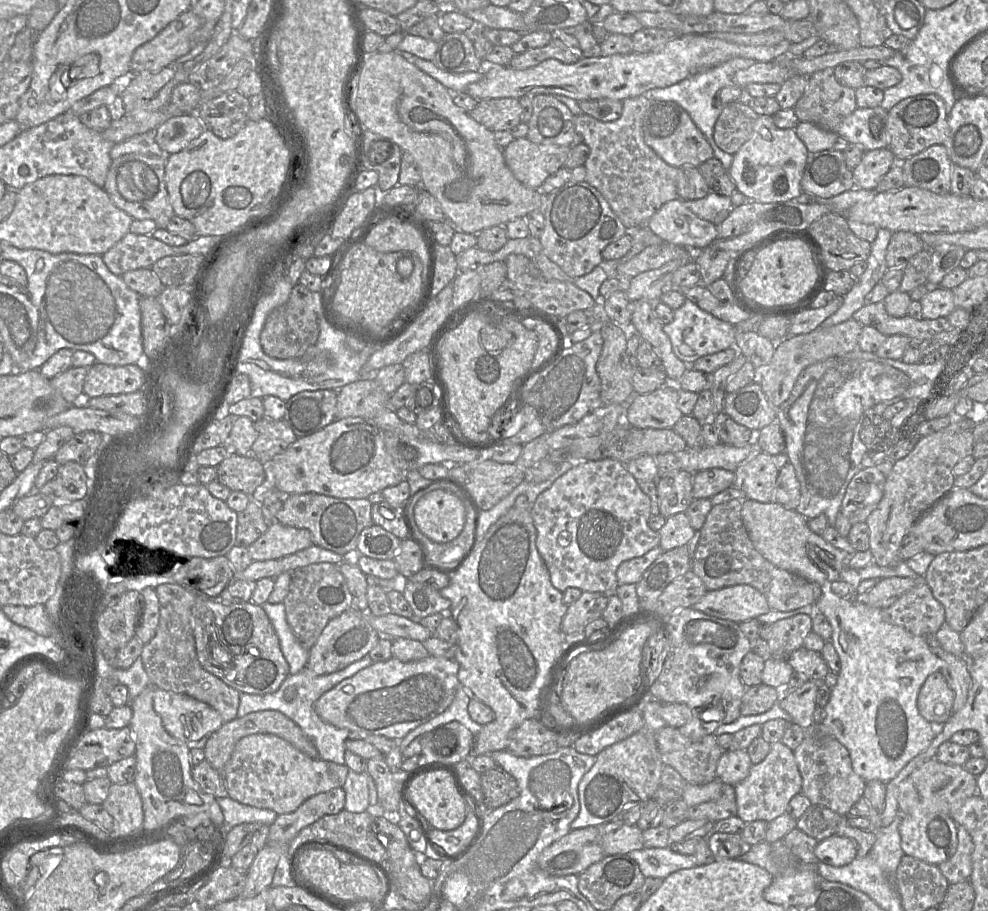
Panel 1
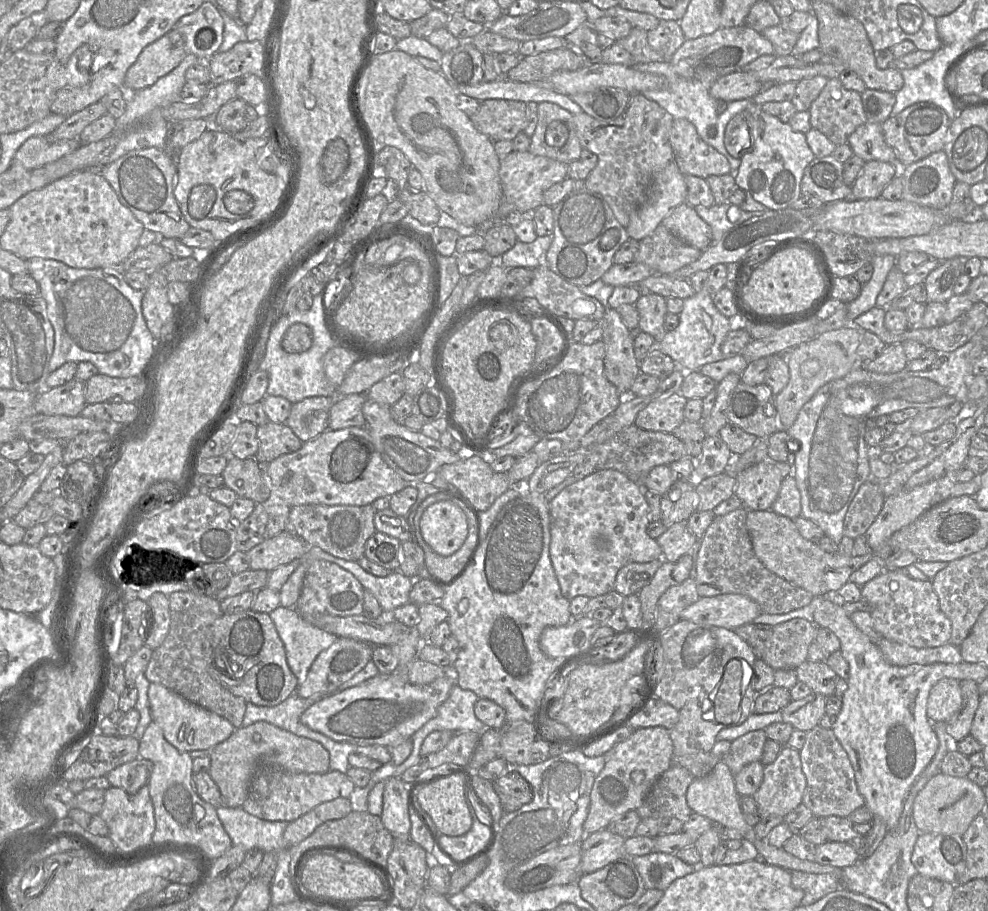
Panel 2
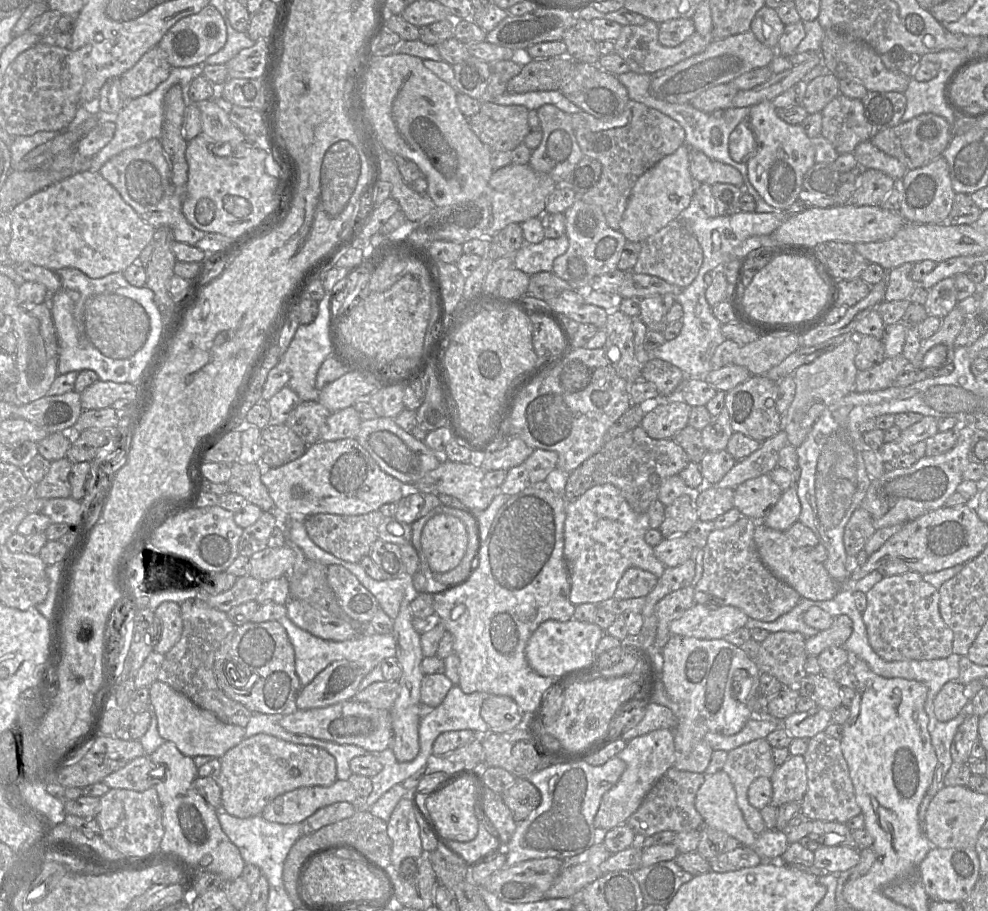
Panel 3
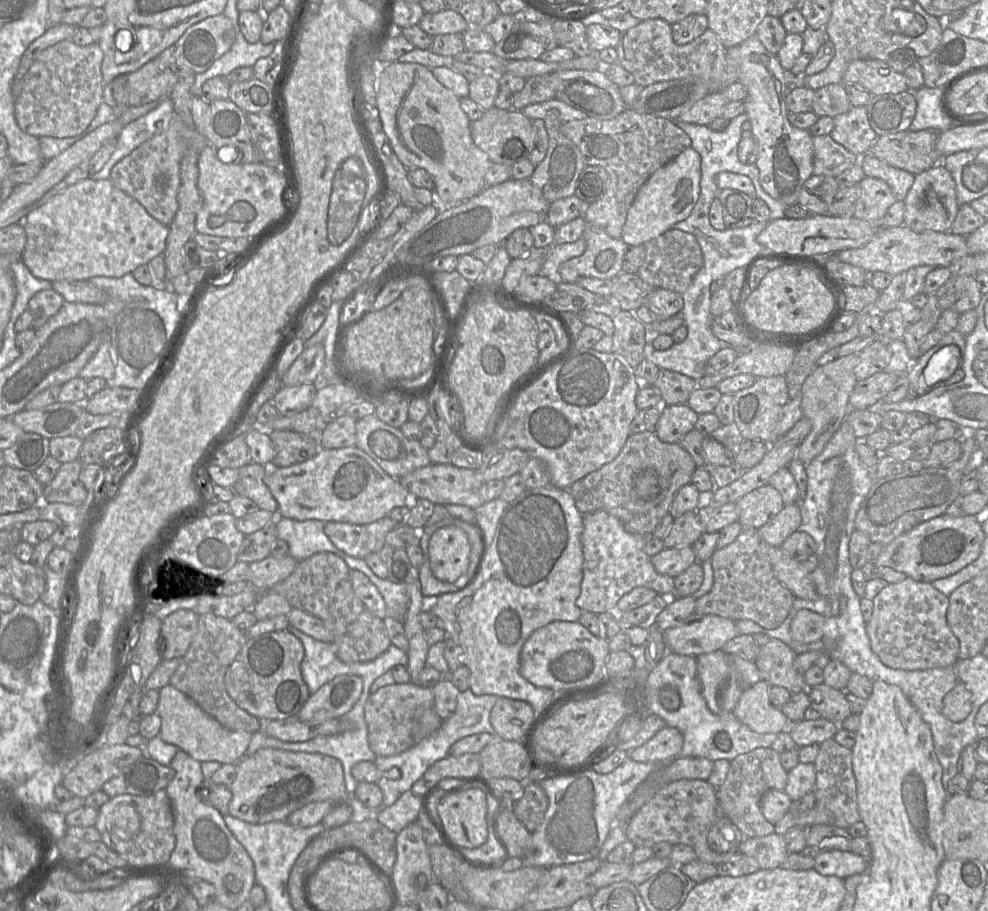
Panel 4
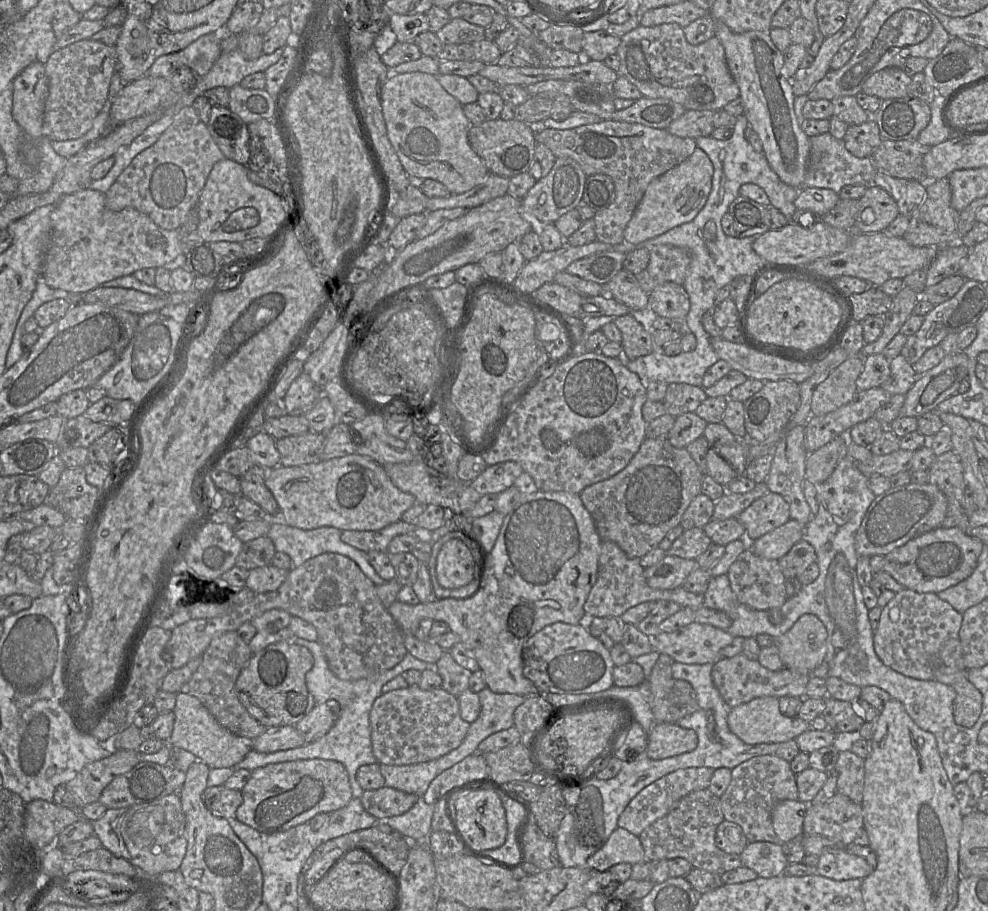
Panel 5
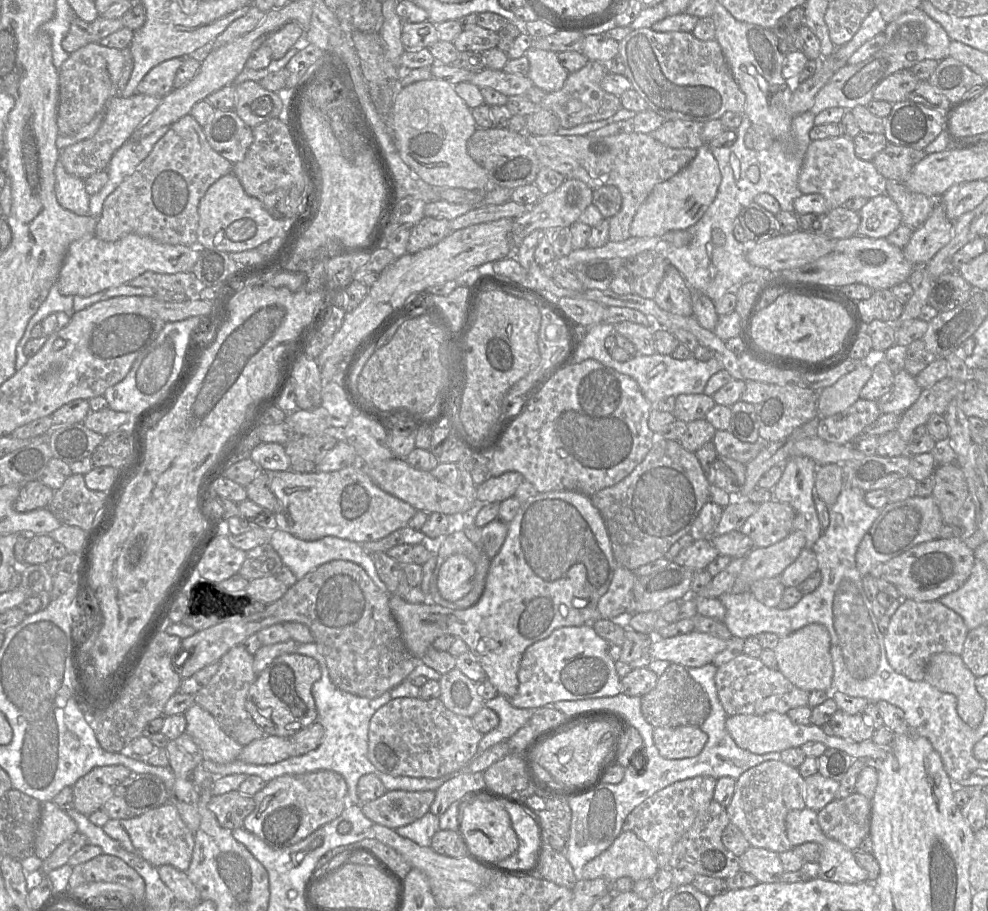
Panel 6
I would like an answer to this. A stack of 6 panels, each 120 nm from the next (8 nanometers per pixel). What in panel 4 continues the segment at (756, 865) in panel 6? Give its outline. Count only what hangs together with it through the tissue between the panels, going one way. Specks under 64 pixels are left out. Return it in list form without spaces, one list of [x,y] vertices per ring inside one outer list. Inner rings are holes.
[[[778,833],[746,838],[740,848],[743,855],[756,859],[760,869],[764,870],[781,867],[788,855],[784,835]]]

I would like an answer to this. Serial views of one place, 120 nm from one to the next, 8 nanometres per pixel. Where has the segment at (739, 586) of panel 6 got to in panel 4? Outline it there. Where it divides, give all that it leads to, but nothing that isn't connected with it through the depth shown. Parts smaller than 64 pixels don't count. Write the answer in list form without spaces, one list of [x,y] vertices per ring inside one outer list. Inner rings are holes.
[[[789,504],[758,529],[758,532],[770,546],[781,547],[788,536],[799,530],[801,522],[802,515],[799,505]]]

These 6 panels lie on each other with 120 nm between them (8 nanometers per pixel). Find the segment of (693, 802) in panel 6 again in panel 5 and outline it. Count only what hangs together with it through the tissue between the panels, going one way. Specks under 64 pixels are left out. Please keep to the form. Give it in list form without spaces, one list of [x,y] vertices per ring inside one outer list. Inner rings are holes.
[[[698,767],[678,769],[663,776],[643,788],[630,801],[618,819],[618,827],[626,828],[634,835],[639,836],[648,826],[667,815],[687,794],[697,790],[708,789],[713,774],[713,768]]]

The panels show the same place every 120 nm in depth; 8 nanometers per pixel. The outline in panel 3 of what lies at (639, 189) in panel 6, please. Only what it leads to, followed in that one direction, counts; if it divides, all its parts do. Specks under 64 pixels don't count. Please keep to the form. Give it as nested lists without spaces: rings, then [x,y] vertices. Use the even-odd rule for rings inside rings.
[[[630,100],[625,110],[614,119],[600,120],[580,111],[571,115],[571,121],[583,155],[598,160],[602,166],[597,184],[579,197],[589,204],[599,206],[608,226],[619,230],[636,181],[660,160],[673,154],[680,146],[686,145],[685,131],[669,116],[633,100]]]

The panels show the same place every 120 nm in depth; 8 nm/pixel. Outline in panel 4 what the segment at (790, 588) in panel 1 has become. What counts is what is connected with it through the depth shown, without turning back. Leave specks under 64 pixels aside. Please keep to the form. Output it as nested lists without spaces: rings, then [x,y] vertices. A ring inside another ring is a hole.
[[[744,528],[731,544],[716,549],[710,560],[713,569],[713,585],[708,593],[696,600],[695,612],[717,615],[734,622],[751,620],[766,629],[776,629],[781,626],[790,614],[795,596],[775,577],[768,557],[769,547],[770,545],[761,538],[758,529]]]

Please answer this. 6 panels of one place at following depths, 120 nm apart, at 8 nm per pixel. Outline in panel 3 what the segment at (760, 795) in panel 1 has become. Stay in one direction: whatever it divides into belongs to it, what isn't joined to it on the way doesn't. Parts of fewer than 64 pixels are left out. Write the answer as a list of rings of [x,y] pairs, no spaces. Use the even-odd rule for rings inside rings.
[[[791,755],[782,765],[776,767],[770,781],[773,788],[771,806],[780,807],[788,802],[802,801],[808,787],[807,767],[804,757],[802,755]]]

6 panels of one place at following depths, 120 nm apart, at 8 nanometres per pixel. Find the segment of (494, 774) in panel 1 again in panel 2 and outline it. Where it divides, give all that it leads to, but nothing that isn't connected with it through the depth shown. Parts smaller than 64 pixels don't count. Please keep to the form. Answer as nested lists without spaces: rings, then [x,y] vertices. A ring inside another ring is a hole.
[[[512,768],[493,781],[493,788],[504,813],[518,810],[533,798],[531,785]]]

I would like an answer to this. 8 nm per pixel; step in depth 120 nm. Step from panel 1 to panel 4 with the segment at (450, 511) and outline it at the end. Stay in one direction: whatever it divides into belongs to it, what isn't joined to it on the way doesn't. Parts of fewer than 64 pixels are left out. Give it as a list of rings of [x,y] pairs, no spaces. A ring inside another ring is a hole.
[[[450,525],[437,529],[430,537],[428,544],[430,568],[434,576],[447,583],[457,582],[461,586],[470,572],[470,543],[467,534],[459,527]]]

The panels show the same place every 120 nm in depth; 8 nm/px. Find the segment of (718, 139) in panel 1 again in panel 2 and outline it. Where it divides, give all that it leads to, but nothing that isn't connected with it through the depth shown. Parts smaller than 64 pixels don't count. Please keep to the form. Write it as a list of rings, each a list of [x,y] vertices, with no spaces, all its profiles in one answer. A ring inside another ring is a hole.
[[[748,111],[738,113],[728,122],[724,132],[724,145],[727,152],[736,159],[752,151],[754,118]]]

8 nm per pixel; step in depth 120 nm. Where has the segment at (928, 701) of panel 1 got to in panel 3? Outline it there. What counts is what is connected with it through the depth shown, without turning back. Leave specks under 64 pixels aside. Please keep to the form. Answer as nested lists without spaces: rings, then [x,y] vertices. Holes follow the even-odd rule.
[[[958,681],[946,683],[934,700],[934,713],[939,721],[945,722],[955,718],[969,703],[965,686]]]

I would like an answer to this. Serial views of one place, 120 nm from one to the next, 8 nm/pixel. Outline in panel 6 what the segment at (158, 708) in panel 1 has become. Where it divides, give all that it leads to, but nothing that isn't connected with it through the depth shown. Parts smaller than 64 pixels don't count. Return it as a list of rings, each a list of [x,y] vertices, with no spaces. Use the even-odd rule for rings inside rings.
[[[195,703],[184,713],[184,716],[187,722],[185,733],[195,740],[205,759],[223,764],[239,759],[244,746],[229,737],[218,725],[212,714]]]

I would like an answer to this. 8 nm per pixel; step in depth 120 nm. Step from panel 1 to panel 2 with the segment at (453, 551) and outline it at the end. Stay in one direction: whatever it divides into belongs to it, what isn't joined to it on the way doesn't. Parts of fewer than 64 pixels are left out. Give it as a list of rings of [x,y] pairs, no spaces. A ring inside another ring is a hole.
[[[463,505],[462,510],[467,517],[468,535],[462,547],[450,556],[444,557],[435,553],[424,541],[419,526],[414,525],[412,540],[419,544],[424,553],[424,575],[422,577],[430,577],[441,585],[449,585],[454,576],[468,565],[476,541],[476,531],[473,514]]]

